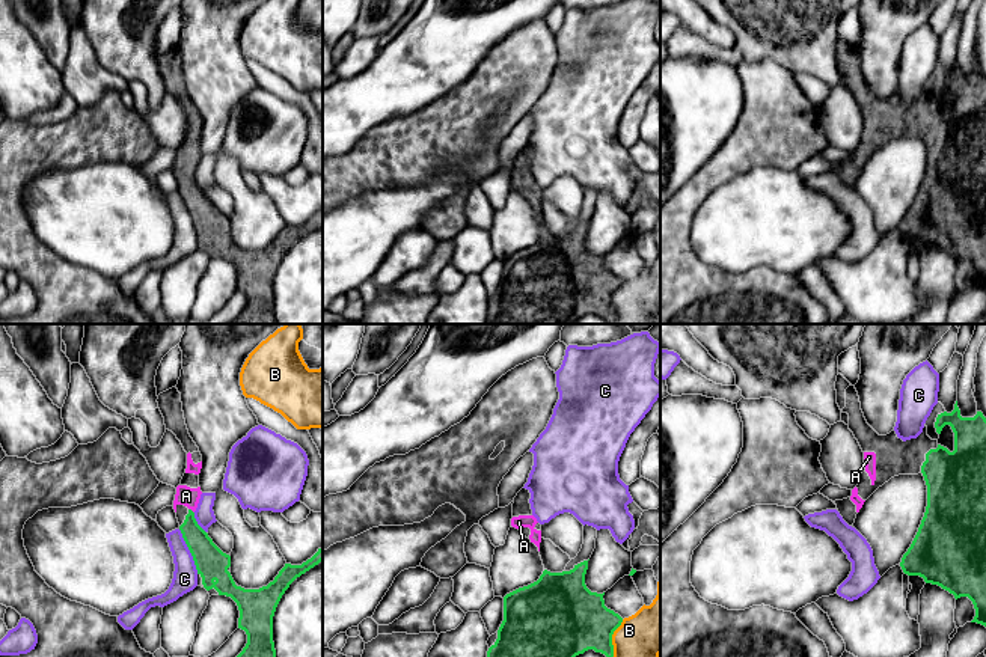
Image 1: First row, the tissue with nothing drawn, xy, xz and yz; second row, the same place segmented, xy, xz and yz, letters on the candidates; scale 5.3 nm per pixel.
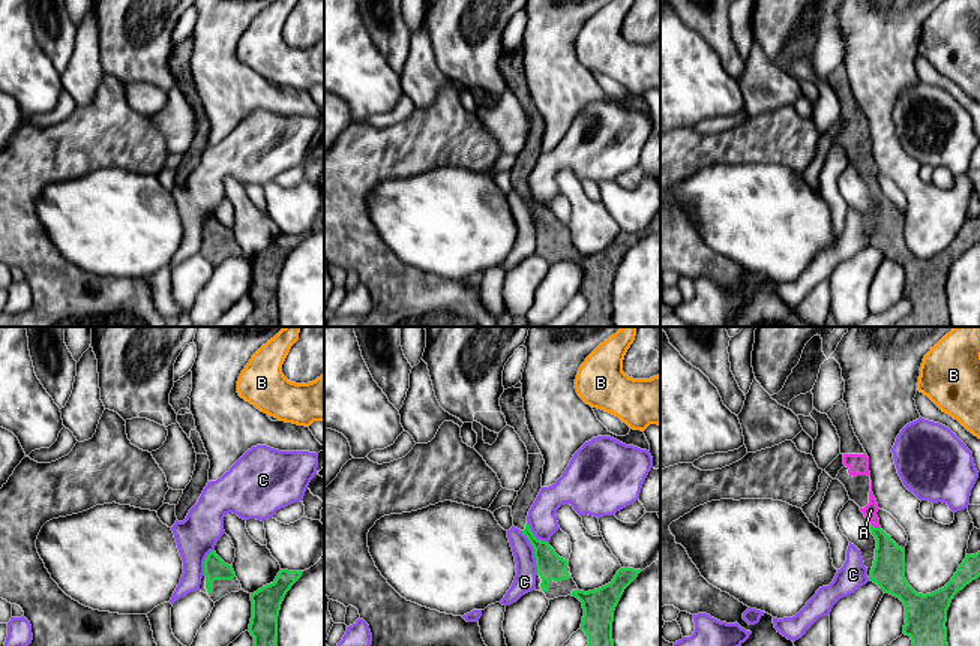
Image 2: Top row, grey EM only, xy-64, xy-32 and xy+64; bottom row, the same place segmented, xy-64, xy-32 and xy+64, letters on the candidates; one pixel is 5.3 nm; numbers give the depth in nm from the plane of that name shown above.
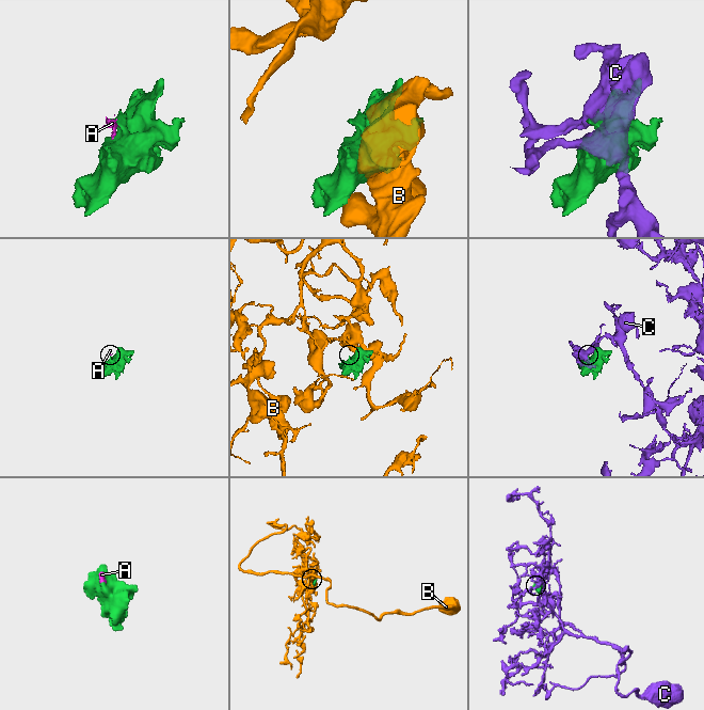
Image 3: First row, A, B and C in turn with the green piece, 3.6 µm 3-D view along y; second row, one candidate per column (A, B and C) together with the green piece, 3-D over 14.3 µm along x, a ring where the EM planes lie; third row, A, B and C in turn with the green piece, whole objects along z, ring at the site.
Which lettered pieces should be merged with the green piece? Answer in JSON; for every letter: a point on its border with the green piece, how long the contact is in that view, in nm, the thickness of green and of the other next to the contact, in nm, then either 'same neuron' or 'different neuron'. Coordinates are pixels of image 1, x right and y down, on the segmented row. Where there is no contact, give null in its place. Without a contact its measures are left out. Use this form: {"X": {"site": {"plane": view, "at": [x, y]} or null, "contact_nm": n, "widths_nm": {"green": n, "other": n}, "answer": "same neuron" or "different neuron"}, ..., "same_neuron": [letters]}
{"A": {"site": {"plane": "xy", "at": [192, 511]}, "contact_nm": 40, "widths_nm": {"green": 150, "other": 100}, "answer": "same neuron"}, "B": {"site": {"plane": "xz", "at": [611, 638]}, "contact_nm": 200, "widths_nm": {"green": 380, "other": 260}, "answer": "different neuron"}, "C": {"site": {"plane": "xy", "at": [190, 552]}, "contact_nm": 260, "widths_nm": {"green": 170, "other": 130}, "answer": "different neuron"}, "same_neuron": ["A"]}

